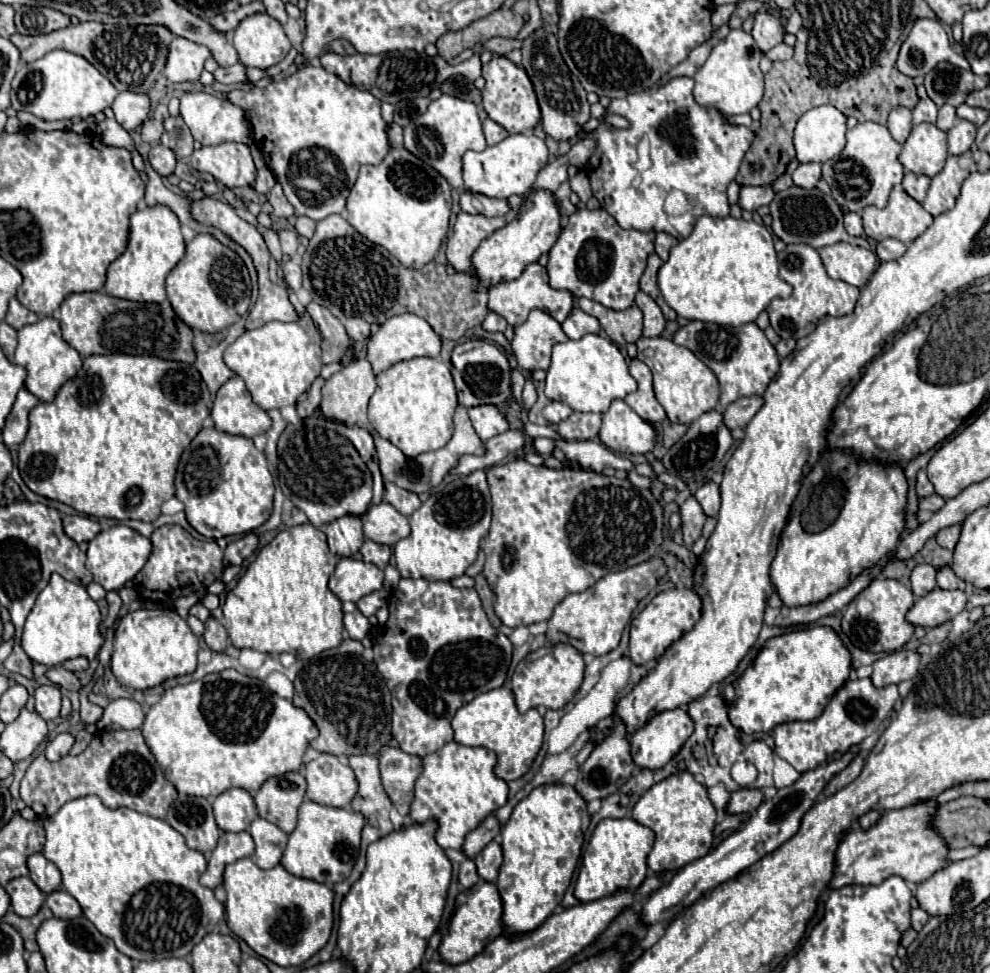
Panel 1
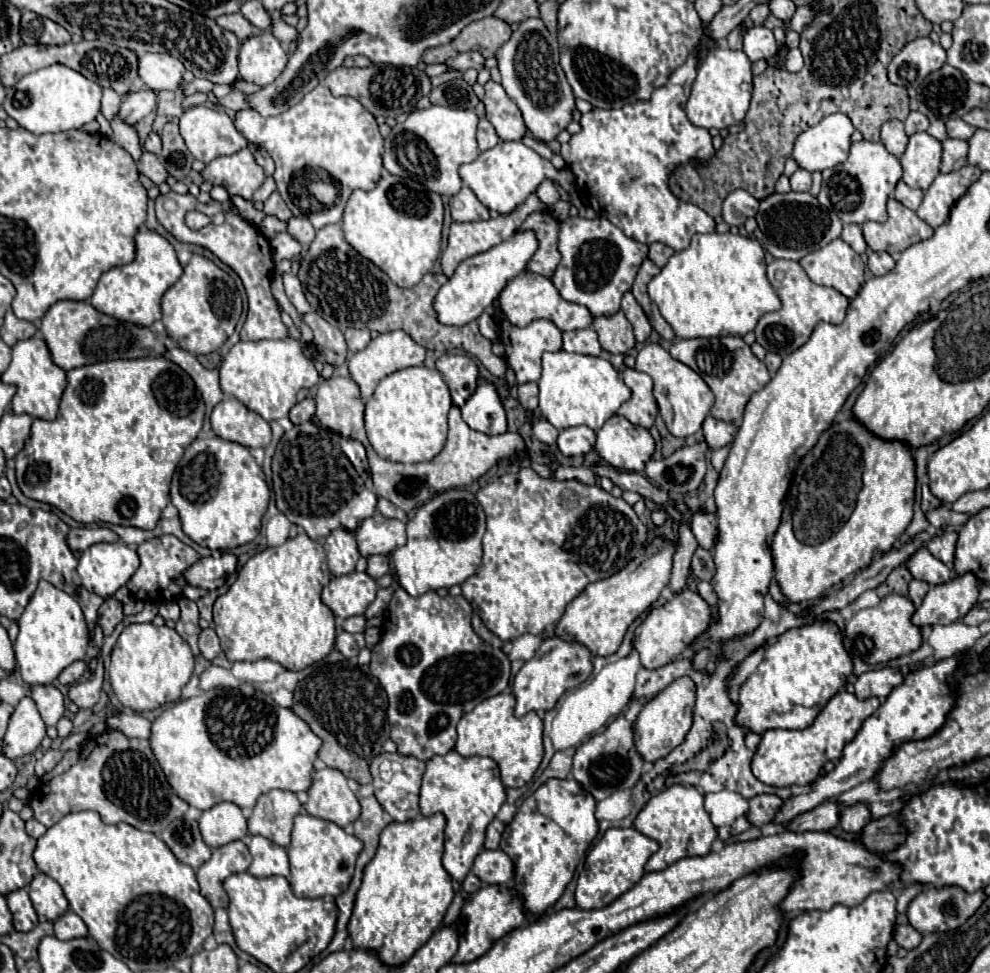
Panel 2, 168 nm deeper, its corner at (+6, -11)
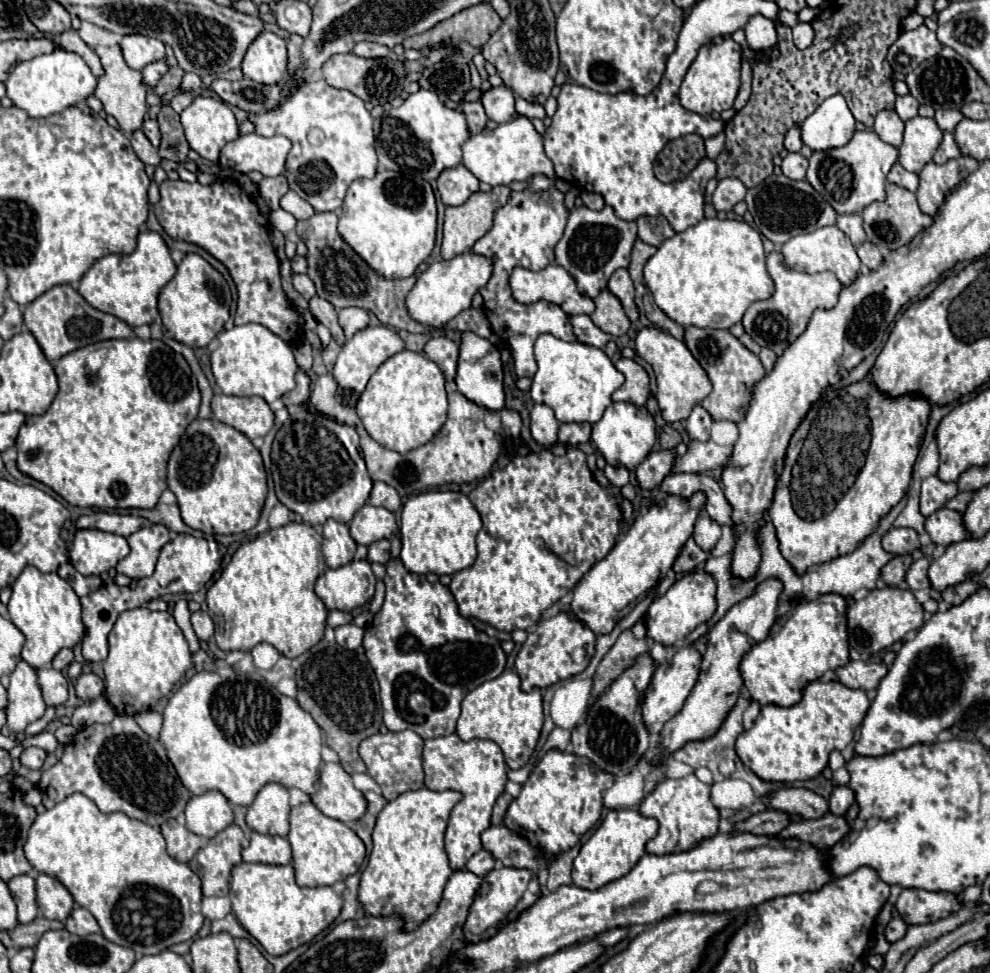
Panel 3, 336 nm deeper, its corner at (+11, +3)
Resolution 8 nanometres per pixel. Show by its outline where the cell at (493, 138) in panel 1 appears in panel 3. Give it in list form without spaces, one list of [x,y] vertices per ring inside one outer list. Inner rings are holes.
[[[476,100],[476,102],[470,102],[470,104],[464,104],[464,114],[466,114],[466,120],[468,120],[468,128],[472,130],[472,134],[478,134],[486,128],[486,122],[488,122],[488,116],[482,108],[482,102]]]

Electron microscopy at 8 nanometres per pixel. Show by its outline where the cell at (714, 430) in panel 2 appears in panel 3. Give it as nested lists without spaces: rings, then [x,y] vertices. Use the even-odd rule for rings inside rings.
[[[696,406],[692,410],[692,414],[686,418],[686,434],[692,438],[692,440],[702,440],[706,442],[710,438],[710,428],[712,428],[712,418],[710,414],[702,408],[702,406]]]

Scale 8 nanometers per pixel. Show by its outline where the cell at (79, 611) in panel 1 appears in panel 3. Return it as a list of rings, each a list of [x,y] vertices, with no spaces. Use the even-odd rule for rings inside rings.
[[[26,566],[12,586],[12,598],[8,602],[10,620],[26,636],[22,658],[34,668],[50,666],[52,658],[62,648],[74,648],[84,634],[80,618],[80,600],[72,586],[56,572],[40,572],[36,566]]]

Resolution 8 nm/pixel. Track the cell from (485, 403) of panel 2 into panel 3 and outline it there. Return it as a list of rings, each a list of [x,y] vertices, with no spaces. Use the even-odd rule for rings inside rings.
[[[462,332],[460,338],[460,356],[458,356],[458,374],[456,374],[458,392],[464,394],[468,400],[488,408],[488,410],[500,410],[504,408],[504,370],[502,370],[502,358],[498,348],[486,340],[480,338],[474,332]]]

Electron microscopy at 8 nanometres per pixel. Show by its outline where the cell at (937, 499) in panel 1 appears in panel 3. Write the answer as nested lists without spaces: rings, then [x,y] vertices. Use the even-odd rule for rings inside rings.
[[[960,492],[960,494],[956,494],[946,506],[952,508],[952,510],[958,510],[958,512],[964,512],[966,506],[968,506],[968,502],[970,502],[970,498],[972,498],[970,492]]]

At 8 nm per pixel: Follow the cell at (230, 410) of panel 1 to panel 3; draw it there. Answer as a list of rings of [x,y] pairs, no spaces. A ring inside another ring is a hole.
[[[216,392],[212,398],[214,418],[246,434],[250,440],[266,436],[274,426],[274,412],[260,396],[238,398]]]

